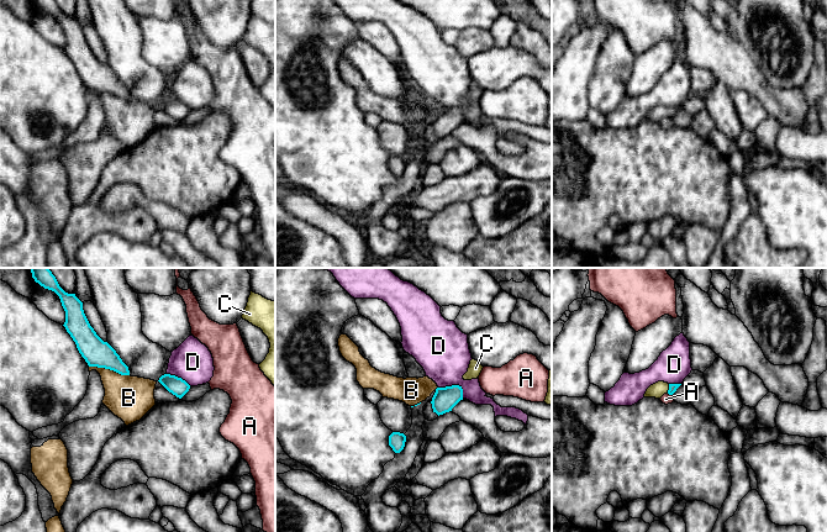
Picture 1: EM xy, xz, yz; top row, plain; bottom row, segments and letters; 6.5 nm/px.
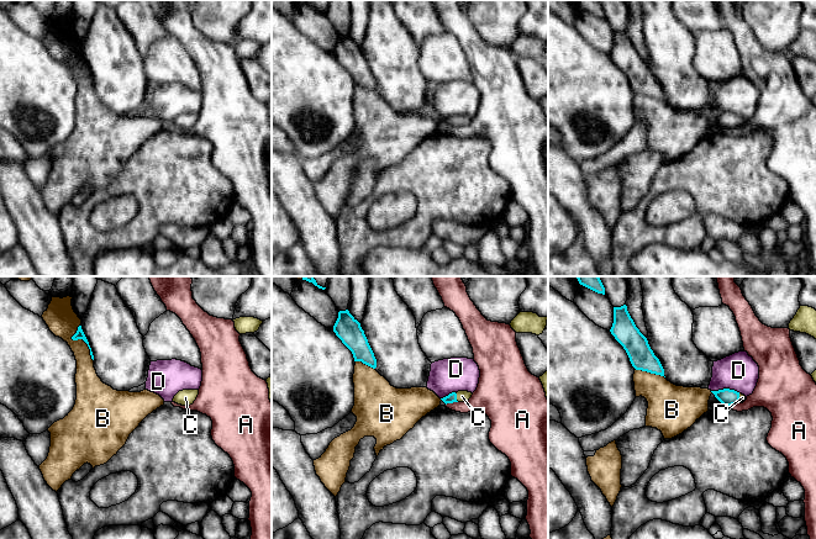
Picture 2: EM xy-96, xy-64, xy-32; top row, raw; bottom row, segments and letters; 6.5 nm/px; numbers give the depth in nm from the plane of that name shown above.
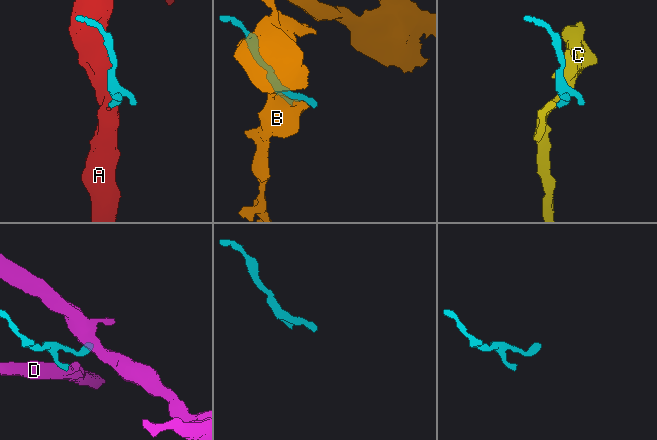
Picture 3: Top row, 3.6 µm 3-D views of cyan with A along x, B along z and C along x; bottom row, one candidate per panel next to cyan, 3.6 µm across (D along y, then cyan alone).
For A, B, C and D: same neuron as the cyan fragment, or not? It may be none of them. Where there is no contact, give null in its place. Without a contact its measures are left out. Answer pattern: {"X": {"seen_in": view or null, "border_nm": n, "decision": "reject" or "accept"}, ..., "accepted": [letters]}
{"A": {"seen_in": "yz", "border_nm": 40, "decision": "reject"}, "B": {"seen_in": "xy", "border_nm": 280, "decision": "reject"}, "C": {"seen_in": "yz", "border_nm": 70, "decision": "accept"}, "D": {"seen_in": "xz", "border_nm": 180, "decision": "reject"}, "accepted": ["C"]}

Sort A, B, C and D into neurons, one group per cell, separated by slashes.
A / B / C / D

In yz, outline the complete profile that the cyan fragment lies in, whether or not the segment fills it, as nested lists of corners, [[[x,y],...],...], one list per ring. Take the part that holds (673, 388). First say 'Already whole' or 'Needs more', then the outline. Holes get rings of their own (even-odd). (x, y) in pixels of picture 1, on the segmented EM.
Needs more. [[[658,381],[647,389],[644,397],[660,399],[664,394],[673,395],[680,385],[681,384],[668,384],[664,381]]]

